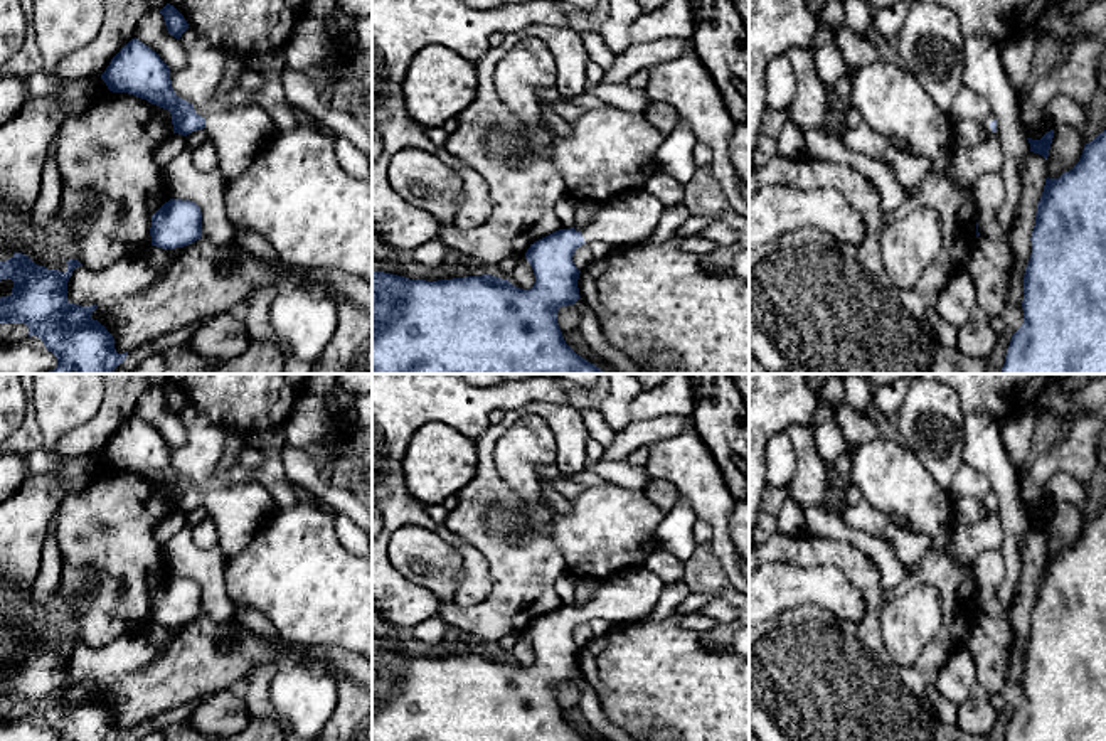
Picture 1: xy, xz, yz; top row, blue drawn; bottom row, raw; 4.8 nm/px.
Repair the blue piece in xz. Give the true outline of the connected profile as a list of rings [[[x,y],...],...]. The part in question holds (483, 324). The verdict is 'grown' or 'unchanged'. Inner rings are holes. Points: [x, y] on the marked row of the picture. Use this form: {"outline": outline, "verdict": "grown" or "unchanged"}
{"outline": [[[635,189],[603,202],[582,231],[559,229],[535,241],[525,253],[535,275],[530,290],[492,275],[426,281],[372,271],[372,374],[606,374],[566,344],[557,323],[559,308],[581,298],[572,256],[593,241],[641,244],[667,209]]], "verdict": "grown"}

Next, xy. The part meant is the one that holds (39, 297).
{"outline": [[[22,253],[0,261],[0,281],[13,281],[12,293],[0,298],[0,323],[25,323],[29,337],[44,342],[57,357],[57,367],[49,374],[111,374],[128,352],[118,354],[113,335],[91,318],[98,305],[67,301],[67,281],[82,264],[77,259],[66,263],[62,273],[39,266]]], "verdict": "unchanged"}

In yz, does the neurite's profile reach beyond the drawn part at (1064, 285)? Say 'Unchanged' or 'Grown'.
Unchanged

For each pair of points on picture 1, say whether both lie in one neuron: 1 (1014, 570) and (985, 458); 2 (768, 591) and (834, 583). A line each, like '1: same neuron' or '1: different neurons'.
1: same neuron
2: same neuron

